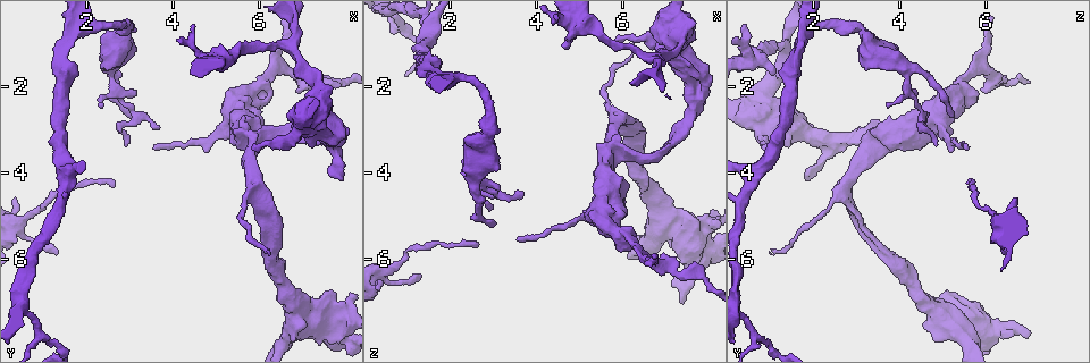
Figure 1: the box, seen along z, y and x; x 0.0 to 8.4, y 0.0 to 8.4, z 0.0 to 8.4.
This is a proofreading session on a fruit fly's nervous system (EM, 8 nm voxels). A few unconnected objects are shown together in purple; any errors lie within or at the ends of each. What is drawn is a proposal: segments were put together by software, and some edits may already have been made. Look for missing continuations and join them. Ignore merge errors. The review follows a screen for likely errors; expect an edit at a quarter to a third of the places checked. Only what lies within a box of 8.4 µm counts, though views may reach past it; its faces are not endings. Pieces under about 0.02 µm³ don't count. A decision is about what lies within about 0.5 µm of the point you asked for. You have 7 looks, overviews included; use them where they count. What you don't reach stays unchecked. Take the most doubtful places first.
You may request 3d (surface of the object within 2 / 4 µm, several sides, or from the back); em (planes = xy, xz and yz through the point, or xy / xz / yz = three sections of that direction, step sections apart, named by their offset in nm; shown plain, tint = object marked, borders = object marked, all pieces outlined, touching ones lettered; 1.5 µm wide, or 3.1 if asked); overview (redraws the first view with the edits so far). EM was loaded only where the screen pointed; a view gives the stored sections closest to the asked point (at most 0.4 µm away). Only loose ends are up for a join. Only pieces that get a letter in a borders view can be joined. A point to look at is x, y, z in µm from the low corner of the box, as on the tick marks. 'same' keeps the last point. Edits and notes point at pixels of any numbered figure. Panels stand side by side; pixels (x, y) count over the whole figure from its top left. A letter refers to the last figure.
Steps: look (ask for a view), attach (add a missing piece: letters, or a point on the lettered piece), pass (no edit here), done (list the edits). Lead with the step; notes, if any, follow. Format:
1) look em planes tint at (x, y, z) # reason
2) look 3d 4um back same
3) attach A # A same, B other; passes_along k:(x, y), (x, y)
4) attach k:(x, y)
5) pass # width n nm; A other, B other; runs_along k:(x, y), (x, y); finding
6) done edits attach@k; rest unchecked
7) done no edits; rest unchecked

look em yz step 4 tint at (2.30, 2.40, 3.70) # free end

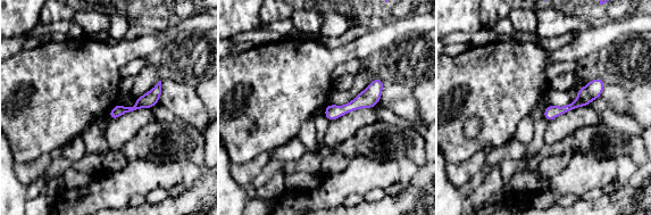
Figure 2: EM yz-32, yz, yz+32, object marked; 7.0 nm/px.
look em planes tint same

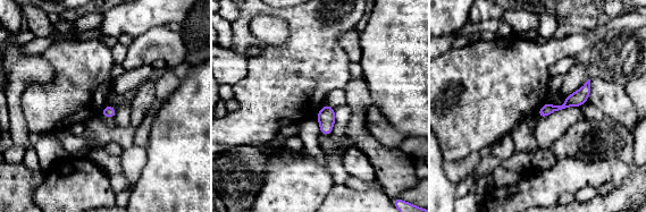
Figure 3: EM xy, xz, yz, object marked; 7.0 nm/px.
look em planes borders same

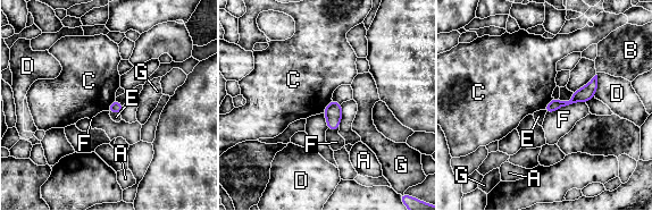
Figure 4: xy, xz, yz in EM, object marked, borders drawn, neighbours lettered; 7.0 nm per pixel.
pass # width 80 nm; A other, B other, C other, D other, E other, F other, G other; no lettered piece goes on from it

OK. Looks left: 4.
look 3d 2um at (6.20, 2.25, 5.75) # stops while still wide

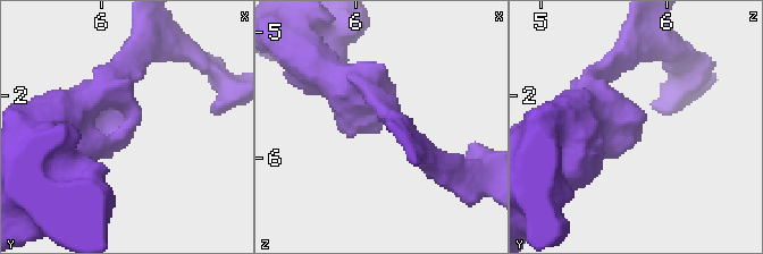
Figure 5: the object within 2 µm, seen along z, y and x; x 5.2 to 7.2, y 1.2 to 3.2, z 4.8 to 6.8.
look em xy step 8 borders at (6.20, 2.28, 5.76)

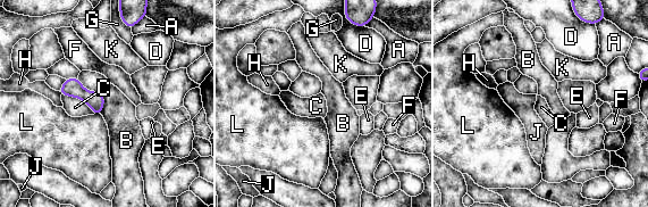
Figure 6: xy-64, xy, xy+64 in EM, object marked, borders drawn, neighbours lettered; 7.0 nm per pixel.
look em planes borders same # another direction

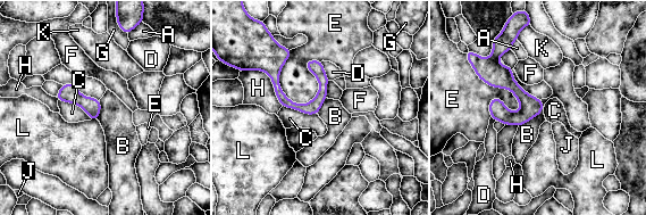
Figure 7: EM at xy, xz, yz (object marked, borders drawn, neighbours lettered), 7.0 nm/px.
pass # A other, B other, C other, D other, E other, F other, G other, H other, J other, K other, L other; border 7:(543, 108), (536, 116), (518, 127); none of them fits

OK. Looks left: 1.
look em planes borders at (4.65, 1.65, 1.15) # branch stops here

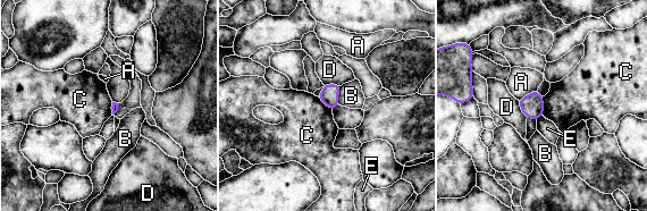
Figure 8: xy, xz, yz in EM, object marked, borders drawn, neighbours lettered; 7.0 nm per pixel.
pass # A other, B other, C other, D other, E other; border 8:(542, 96), (543, 115); none of them fits

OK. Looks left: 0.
done no edits; rest unchecked

